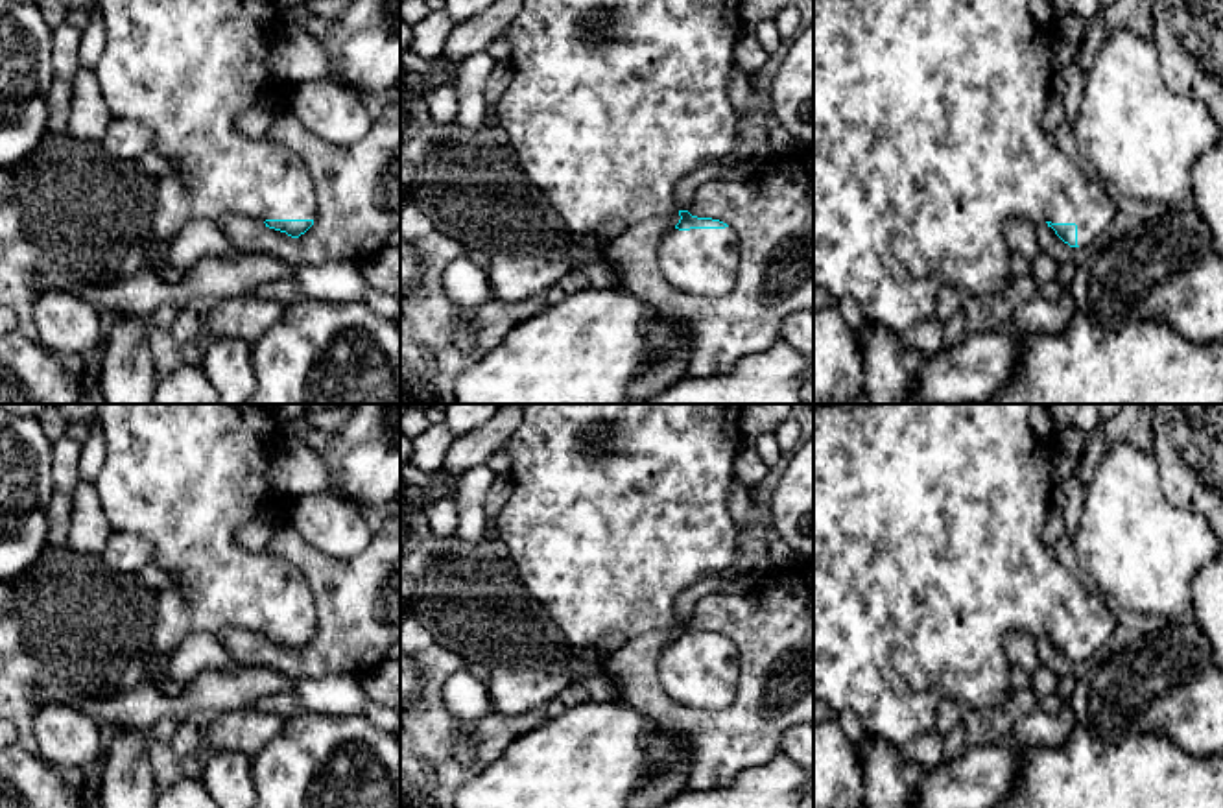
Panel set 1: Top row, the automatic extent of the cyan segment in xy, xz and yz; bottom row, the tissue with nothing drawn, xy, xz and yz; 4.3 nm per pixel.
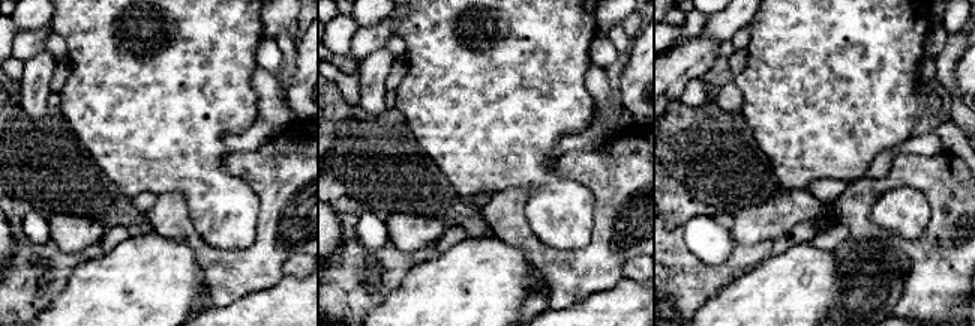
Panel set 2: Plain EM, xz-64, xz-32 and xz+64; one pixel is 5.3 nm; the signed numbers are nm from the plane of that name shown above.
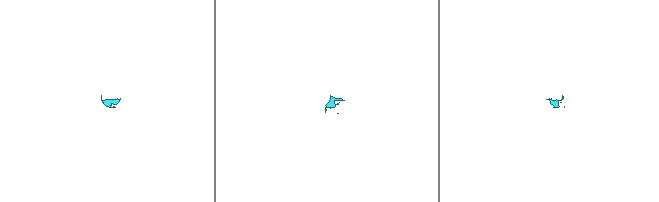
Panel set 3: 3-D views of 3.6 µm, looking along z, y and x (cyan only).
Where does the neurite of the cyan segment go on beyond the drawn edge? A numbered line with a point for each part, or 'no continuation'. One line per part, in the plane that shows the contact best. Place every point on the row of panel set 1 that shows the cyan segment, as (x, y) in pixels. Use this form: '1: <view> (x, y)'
1: xz (703, 262)

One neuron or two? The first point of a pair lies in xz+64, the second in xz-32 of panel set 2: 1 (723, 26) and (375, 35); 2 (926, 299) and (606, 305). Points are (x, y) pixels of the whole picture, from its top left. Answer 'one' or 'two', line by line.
1: one
2: two

